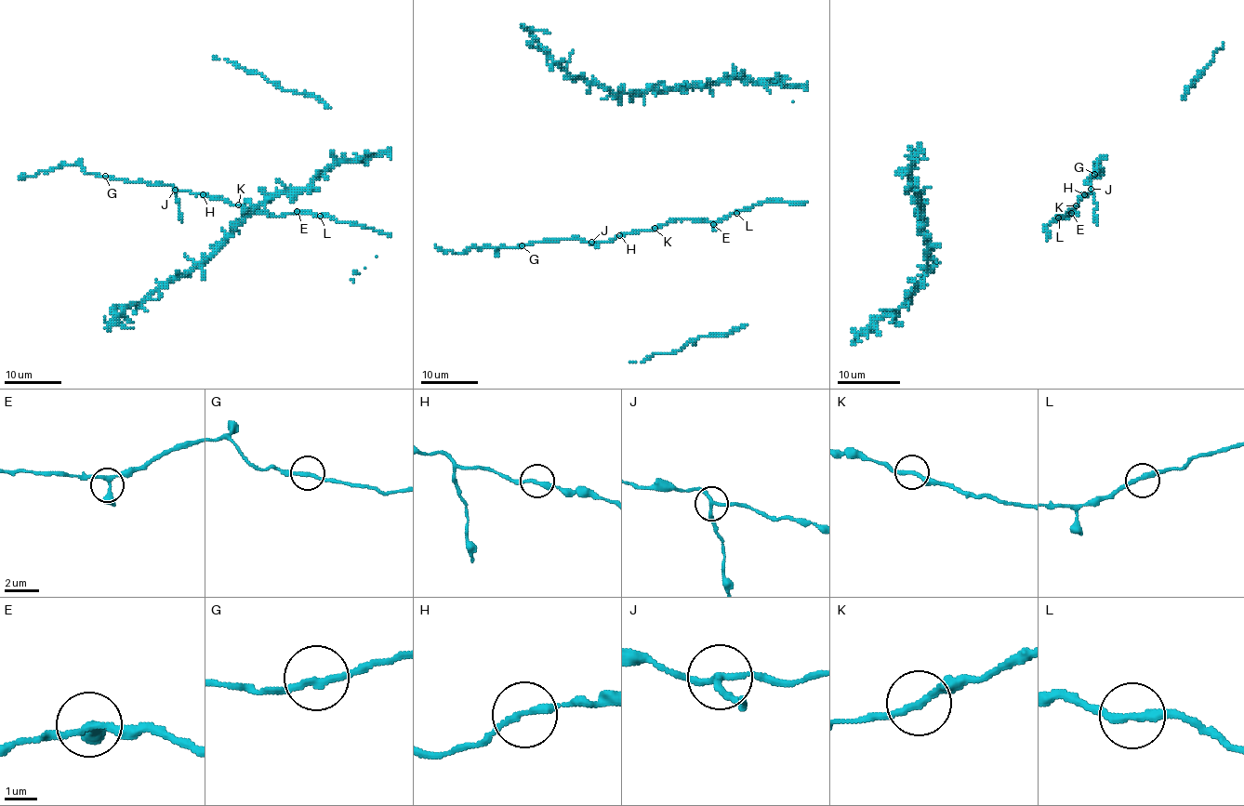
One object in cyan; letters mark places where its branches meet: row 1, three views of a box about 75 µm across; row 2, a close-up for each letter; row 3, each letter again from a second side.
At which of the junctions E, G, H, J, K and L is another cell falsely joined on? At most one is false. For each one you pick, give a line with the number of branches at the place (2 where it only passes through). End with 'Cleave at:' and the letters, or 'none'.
J: branches 3
Cleave at: J

